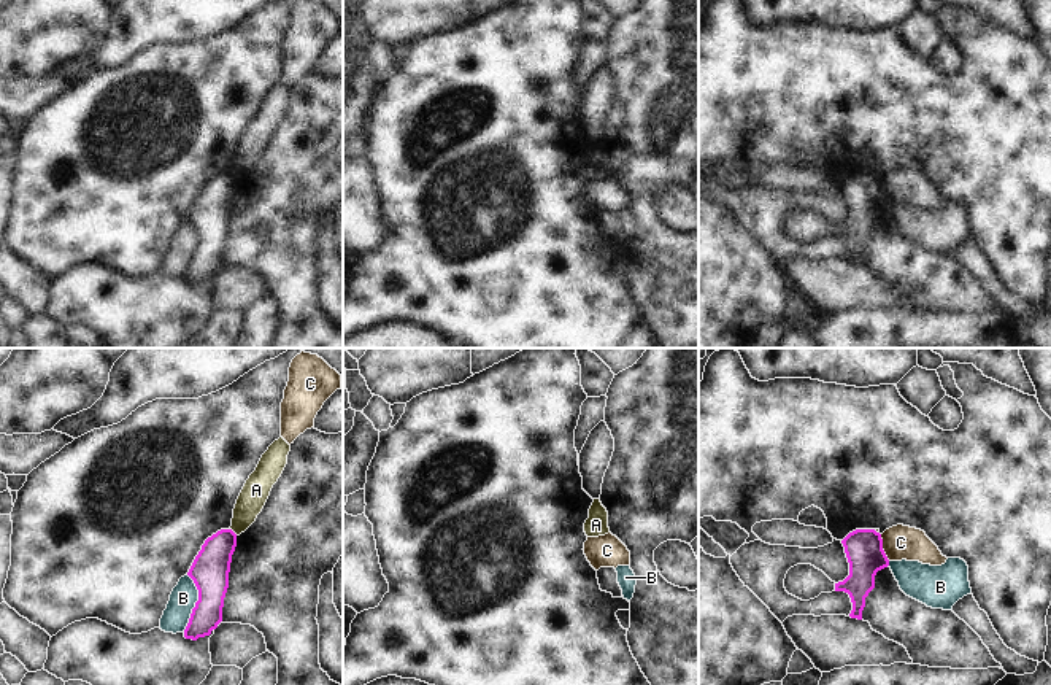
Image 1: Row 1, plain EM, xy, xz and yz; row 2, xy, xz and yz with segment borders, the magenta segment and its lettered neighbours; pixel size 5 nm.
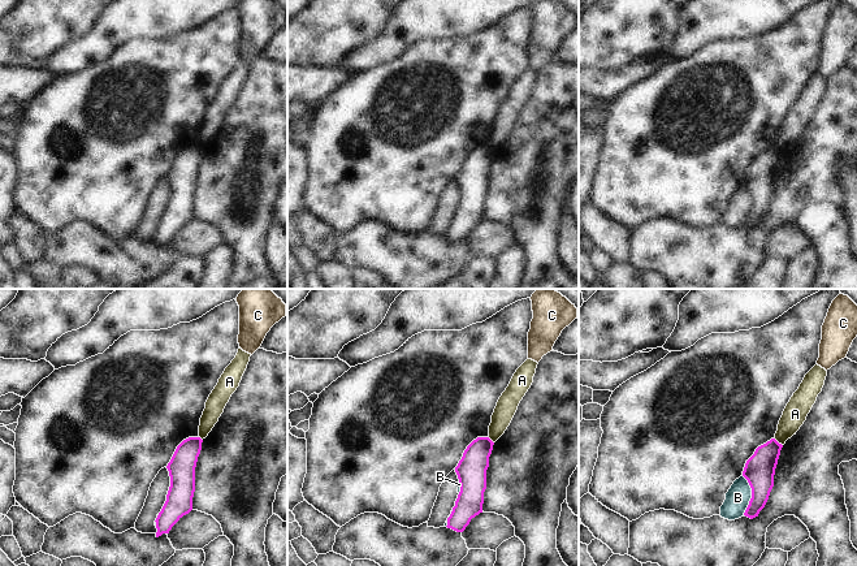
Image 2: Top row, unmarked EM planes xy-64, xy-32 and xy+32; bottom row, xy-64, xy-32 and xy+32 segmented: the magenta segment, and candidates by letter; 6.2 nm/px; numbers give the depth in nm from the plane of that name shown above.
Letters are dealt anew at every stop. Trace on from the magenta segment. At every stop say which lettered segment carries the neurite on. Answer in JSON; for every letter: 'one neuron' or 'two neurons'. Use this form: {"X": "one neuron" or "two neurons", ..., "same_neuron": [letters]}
{"A": "two neurons", "B": "two neurons", "C": "two neurons", "same_neuron": []}

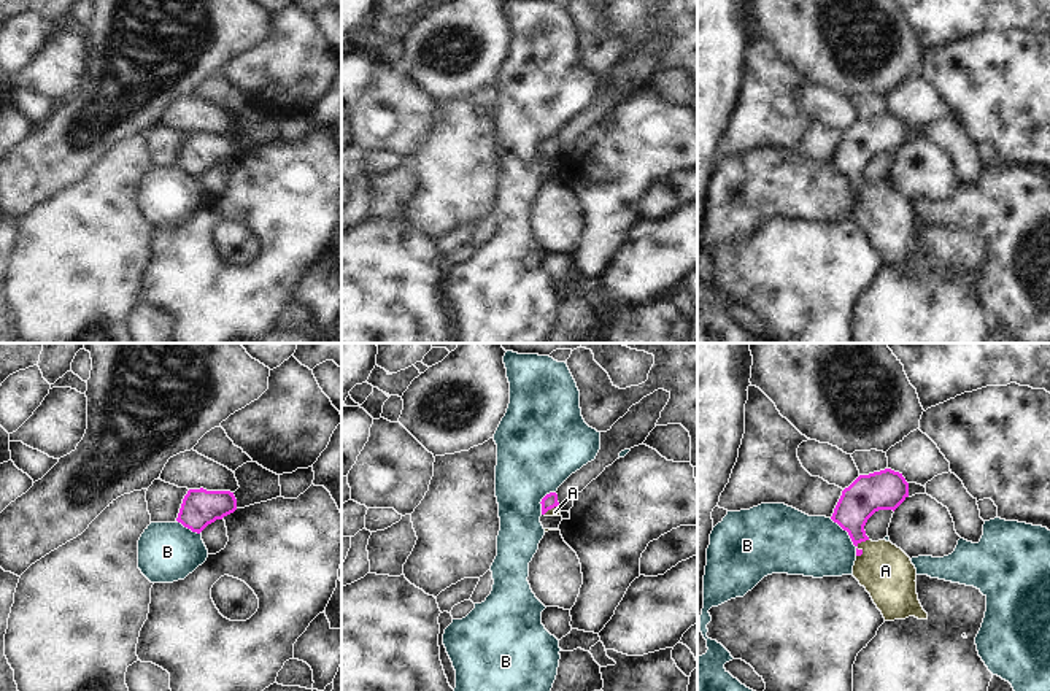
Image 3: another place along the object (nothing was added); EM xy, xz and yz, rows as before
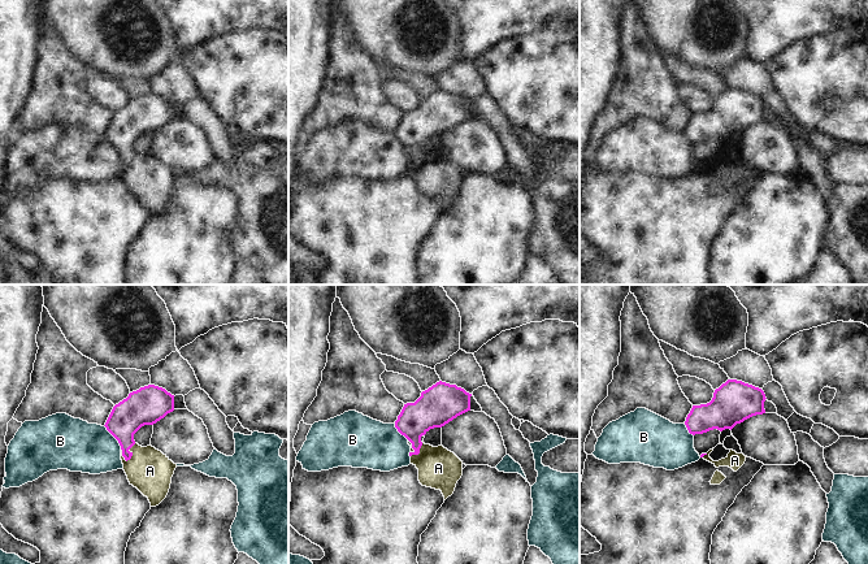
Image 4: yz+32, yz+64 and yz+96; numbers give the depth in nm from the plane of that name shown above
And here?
{"A": "one neuron", "B": "two neurons", "same_neuron": ["A"]}

